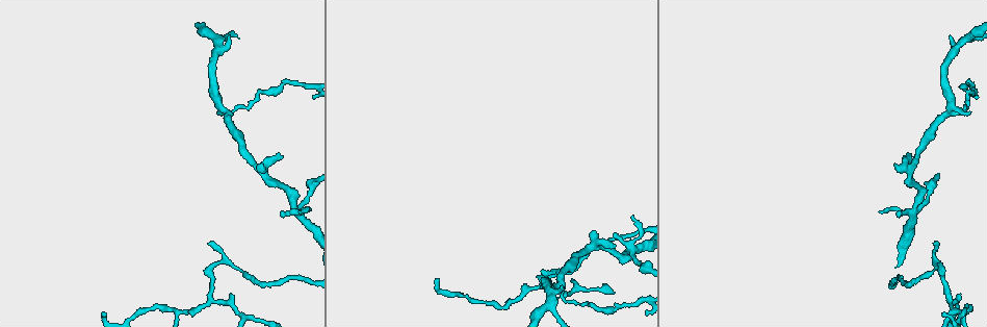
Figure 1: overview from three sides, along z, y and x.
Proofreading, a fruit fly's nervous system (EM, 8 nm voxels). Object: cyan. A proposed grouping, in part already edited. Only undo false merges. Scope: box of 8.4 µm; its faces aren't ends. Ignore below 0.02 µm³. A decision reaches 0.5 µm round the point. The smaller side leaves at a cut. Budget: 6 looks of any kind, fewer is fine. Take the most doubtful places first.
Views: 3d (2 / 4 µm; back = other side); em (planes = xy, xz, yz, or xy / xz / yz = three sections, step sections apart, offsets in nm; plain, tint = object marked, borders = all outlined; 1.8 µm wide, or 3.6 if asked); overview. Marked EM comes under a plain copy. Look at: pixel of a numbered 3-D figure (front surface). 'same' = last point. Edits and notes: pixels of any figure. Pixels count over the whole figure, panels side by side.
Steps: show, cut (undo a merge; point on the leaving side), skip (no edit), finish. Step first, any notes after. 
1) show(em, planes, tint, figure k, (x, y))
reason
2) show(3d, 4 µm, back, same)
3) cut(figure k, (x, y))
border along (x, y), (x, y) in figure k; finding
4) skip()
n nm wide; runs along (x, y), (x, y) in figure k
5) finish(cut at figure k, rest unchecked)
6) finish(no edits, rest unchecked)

show(3d, 4 µm, figure 1, (229, 110))
branch point

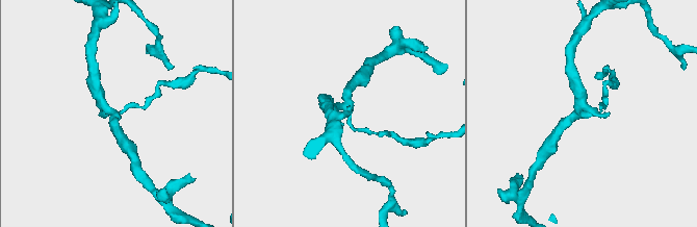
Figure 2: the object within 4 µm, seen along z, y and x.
show(em, planes, borders, figure 2, (578, 114))
3 arms; shape alone is not enough

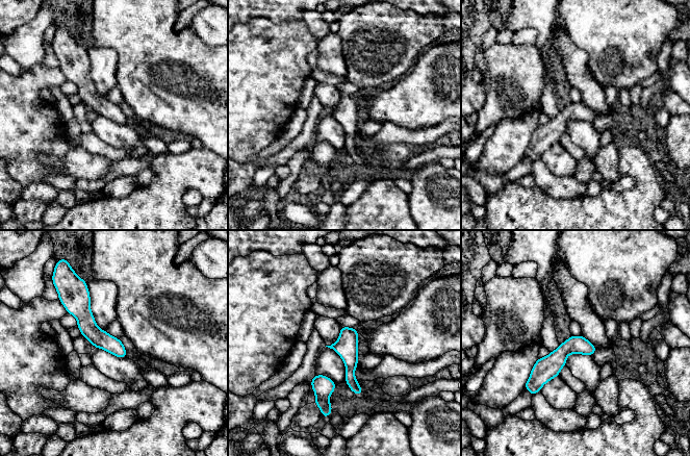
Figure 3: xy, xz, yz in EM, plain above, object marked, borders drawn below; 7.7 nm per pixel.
skip()
140 nm wide; runs along (79, 294), (86, 323), (124, 355) in figure 3; all the same neuron

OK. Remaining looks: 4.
show(3d, 2 µm, figure 1, (262, 169))
a fork

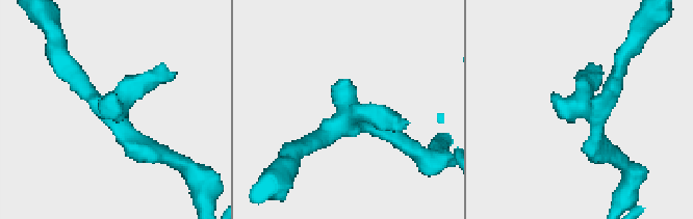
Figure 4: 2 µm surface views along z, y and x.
show(em, planes, tint, figure 4, (345, 116))

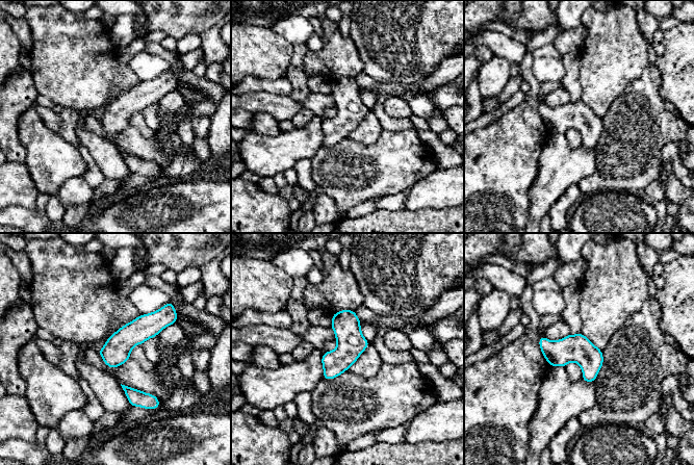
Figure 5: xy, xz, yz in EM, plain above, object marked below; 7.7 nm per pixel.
skip()
runs along (168, 317), (133, 333), (106, 360) in figure 5; all the same neuron

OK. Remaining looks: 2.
show(em, xz, step 8, tint, figure 1, (938, 264))
sharp bend

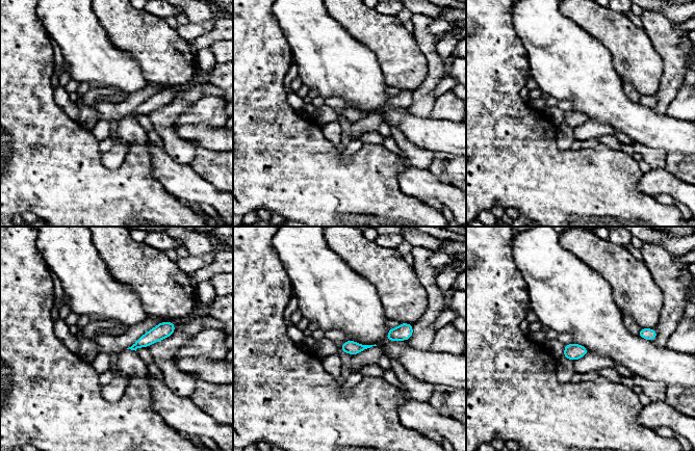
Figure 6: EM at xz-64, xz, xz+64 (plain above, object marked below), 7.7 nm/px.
skip()
runs along (172, 325), (134, 347) in figure 6; continuous, no second neuron

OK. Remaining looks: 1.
finish(no edits, rest unchecked)

